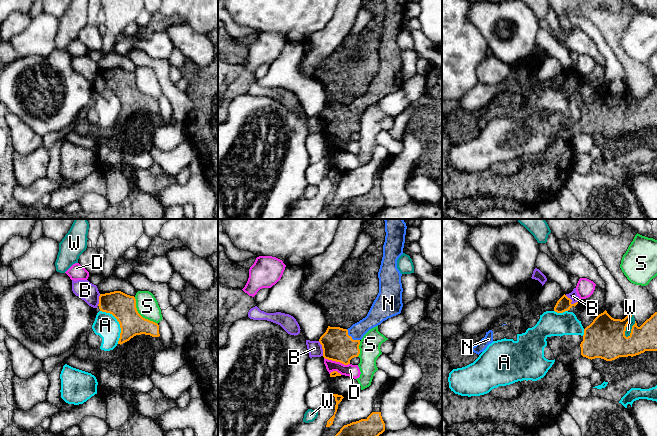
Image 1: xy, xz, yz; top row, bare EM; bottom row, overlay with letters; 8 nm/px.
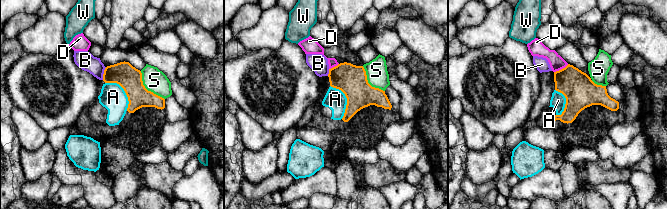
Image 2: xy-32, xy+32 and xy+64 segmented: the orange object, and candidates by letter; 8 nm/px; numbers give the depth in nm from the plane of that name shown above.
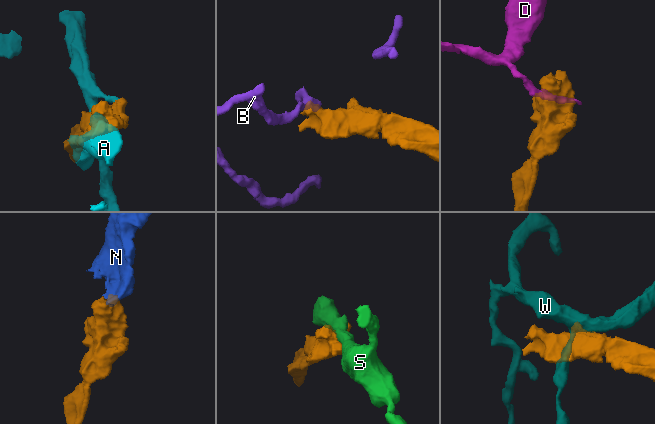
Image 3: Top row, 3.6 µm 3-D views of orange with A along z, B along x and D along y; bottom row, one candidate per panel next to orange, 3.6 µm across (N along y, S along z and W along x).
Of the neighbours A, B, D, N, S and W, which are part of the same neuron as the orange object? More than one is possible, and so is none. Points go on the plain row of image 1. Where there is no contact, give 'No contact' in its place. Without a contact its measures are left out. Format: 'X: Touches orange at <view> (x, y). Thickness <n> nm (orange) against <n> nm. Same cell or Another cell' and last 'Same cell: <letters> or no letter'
A: Touches orange at xy (119, 99). Thickness 200 nm (orange) against 190 nm. Another cell
B: Touches orange at yz (571, 77). Thickness 110 nm (orange) against 70 nm. Another cell
D: Touches orange at xz (337, 137). Thickness 240 nm (orange) against 100 nm. Another cell
N: Touches orange at xz (351, 113). Thickness 240 nm (orange) against 140 nm. Same cell
S: Touches orange at xy (139, 90). Thickness 200 nm (orange) against 180 nm. Another cell
W: Touches orange at yz (626, 102). Thickness 320 nm (orange) against 50 nm. Another cell
Same cell: N

